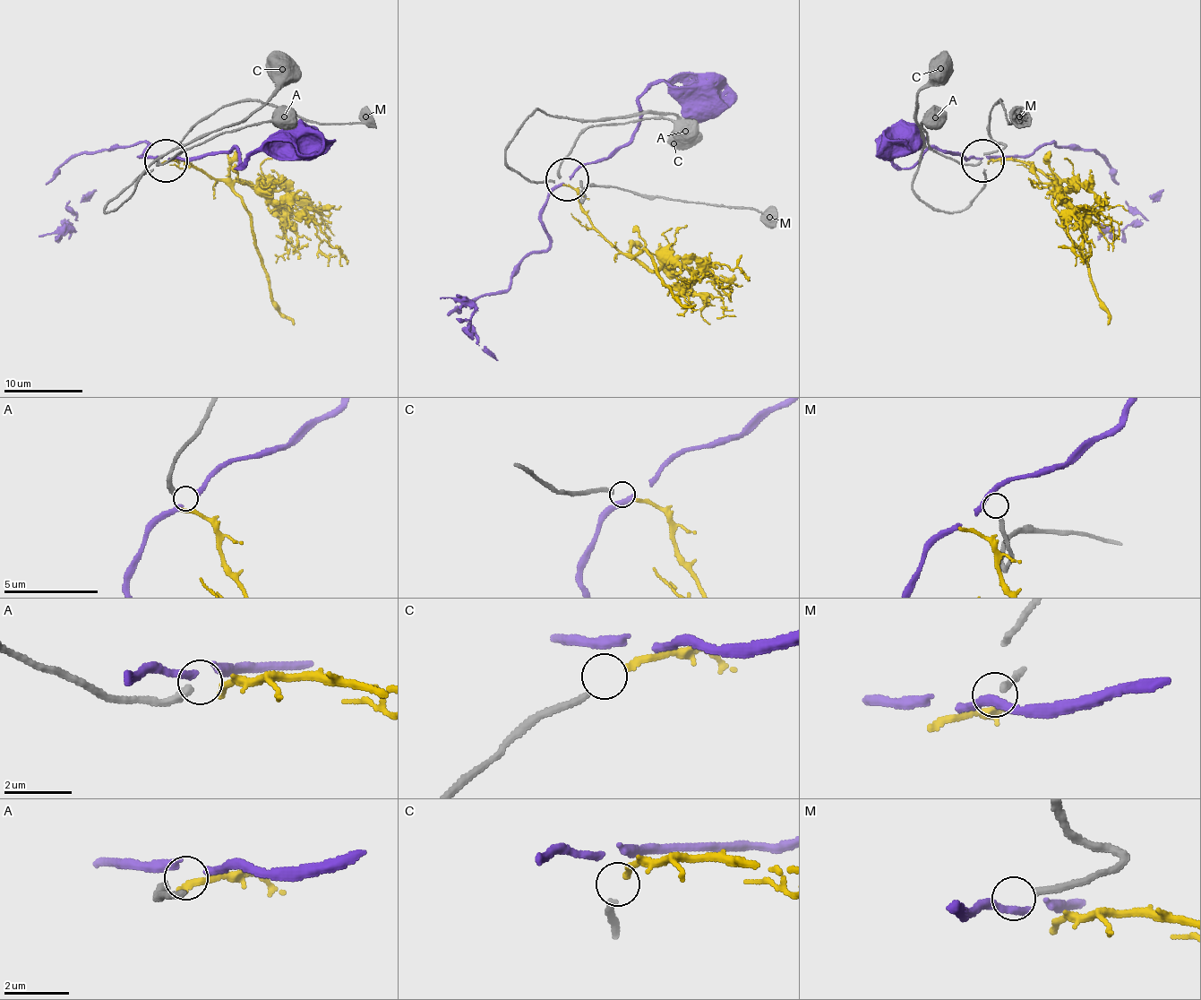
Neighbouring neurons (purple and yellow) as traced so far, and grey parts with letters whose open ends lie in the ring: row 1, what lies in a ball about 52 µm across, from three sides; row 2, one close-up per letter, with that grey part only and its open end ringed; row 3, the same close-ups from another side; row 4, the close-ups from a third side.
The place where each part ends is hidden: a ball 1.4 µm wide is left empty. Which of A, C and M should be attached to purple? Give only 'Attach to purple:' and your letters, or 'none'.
Attach to purple: none

